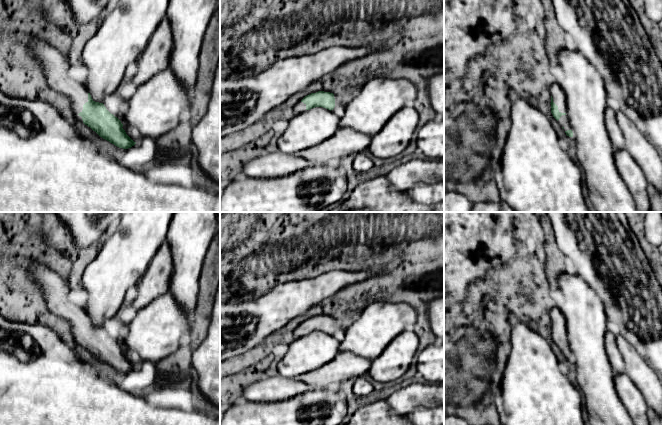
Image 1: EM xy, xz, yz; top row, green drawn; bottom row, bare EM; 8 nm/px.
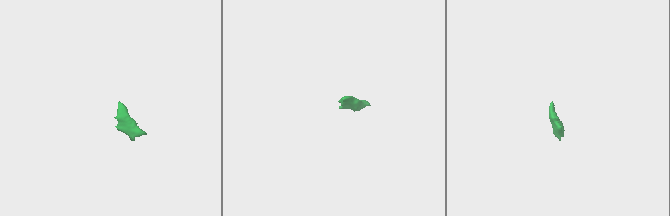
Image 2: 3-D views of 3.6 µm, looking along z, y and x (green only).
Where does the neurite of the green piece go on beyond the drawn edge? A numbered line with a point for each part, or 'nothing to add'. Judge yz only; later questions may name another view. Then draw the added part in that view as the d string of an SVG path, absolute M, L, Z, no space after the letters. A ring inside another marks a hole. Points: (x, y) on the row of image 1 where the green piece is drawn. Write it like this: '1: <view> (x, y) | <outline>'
1: yz (556, 92) | M554 81L550 87L550 95L553 98L553 102L558 106L558 110L561 113L566 113L566 100L564 92L559 82Z

